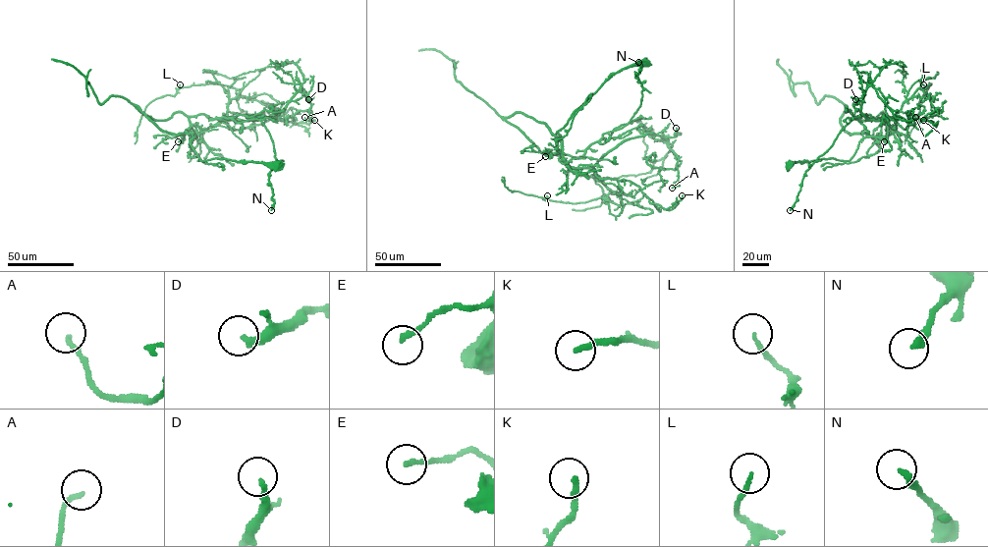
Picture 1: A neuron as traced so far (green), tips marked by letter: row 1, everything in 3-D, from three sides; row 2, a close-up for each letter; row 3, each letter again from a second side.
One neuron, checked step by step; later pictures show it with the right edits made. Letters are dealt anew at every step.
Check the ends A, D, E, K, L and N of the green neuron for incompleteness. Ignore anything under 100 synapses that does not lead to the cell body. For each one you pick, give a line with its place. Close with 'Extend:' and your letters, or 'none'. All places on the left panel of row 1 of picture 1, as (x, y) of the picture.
Extend: none

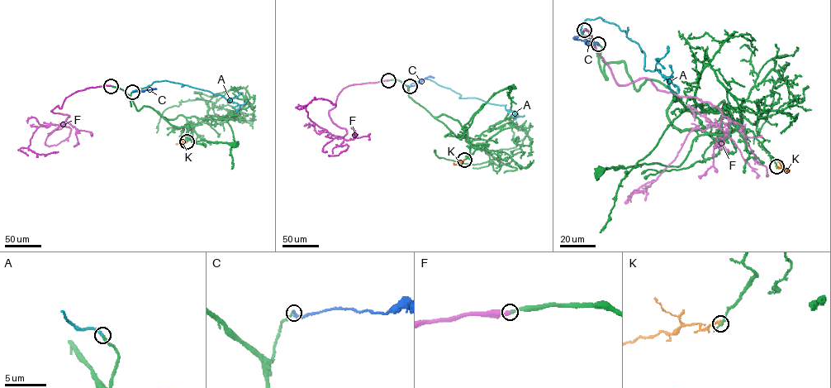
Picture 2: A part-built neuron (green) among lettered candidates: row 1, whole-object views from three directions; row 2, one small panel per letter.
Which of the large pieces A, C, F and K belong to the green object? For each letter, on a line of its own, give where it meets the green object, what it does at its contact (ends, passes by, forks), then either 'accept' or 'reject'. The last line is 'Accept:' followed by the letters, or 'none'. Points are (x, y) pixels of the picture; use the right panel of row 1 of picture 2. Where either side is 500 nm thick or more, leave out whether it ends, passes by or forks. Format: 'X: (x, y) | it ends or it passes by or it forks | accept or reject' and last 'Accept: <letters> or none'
A: (598, 44) | it ends | accept
C: (598, 44) | it ends | reject
F: (584, 30) | it ends | accept
K: (776, 166) | it ends | reject
Accept: A, F

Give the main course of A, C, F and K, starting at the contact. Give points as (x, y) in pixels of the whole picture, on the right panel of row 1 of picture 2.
A: (598, 44), (581, 32), (586, 19), (628, 28), (645, 70), (671, 77), (669, 64)
C: (598, 44), (586, 43), (576, 37)
F: (584, 30), (619, 85), (648, 78), (722, 114), (719, 125), (693, 128), (656, 179), (628, 197), (646, 190)
K: (776, 166), (785, 168), (788, 171), (785, 171)

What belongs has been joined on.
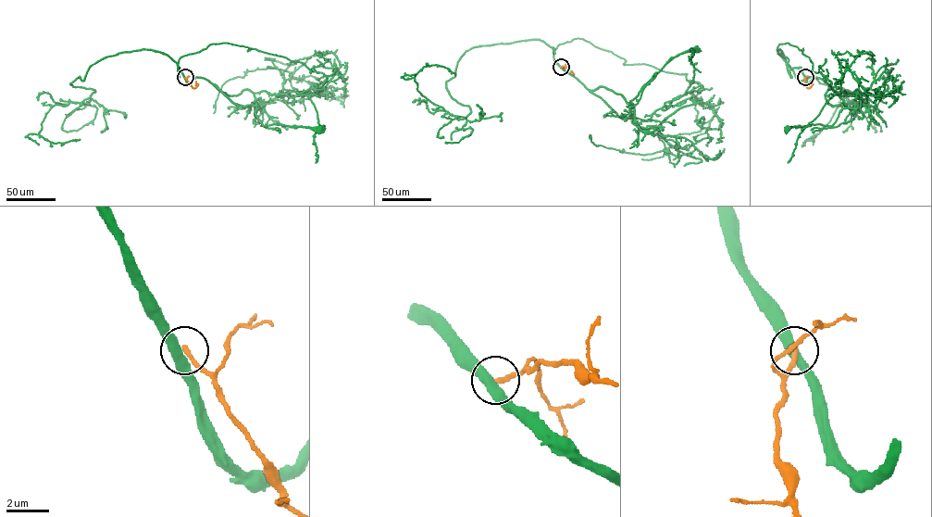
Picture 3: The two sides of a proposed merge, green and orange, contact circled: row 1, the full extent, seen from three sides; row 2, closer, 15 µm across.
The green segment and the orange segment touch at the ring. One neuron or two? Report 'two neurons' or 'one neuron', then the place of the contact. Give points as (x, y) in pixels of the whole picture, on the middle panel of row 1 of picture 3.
two neurons | (561, 67)

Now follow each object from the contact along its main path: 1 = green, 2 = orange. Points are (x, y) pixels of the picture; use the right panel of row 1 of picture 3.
1: (805, 78), (808, 83), (813, 77), (825, 81), (828, 84), (827, 103), (846, 107), (832, 125), (788, 129)
2: (805, 77), (808, 88), (810, 81)

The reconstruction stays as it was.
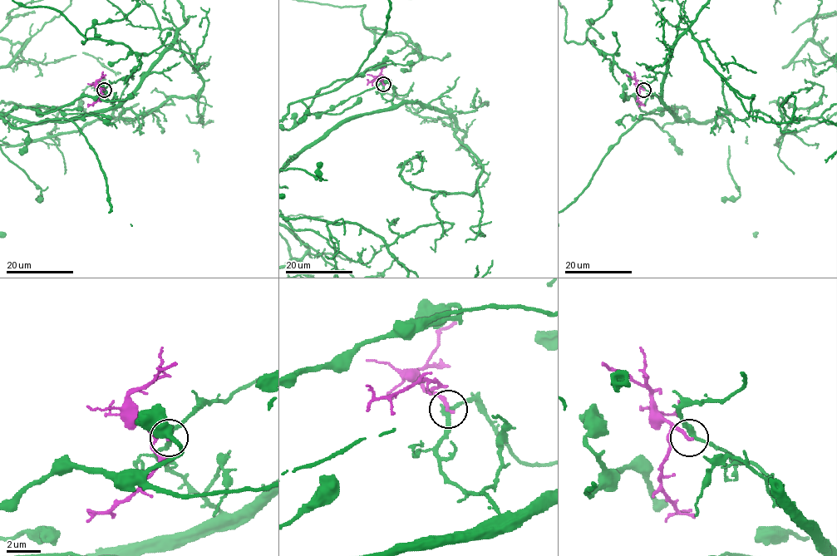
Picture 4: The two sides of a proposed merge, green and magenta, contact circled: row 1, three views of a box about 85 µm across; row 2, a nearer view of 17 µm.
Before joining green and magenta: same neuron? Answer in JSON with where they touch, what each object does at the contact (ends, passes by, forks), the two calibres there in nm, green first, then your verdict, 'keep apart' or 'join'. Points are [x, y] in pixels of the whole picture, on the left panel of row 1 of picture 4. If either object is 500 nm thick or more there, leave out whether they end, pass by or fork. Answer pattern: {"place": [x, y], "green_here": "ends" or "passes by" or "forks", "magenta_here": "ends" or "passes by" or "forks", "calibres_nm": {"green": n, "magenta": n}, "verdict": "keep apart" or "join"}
{"place": [104, 90], "green_here": "passes by", "magenta_here": "ends", "calibres_nm": {"green": 320, "magenta": 240}, "verdict": "keep apart"}

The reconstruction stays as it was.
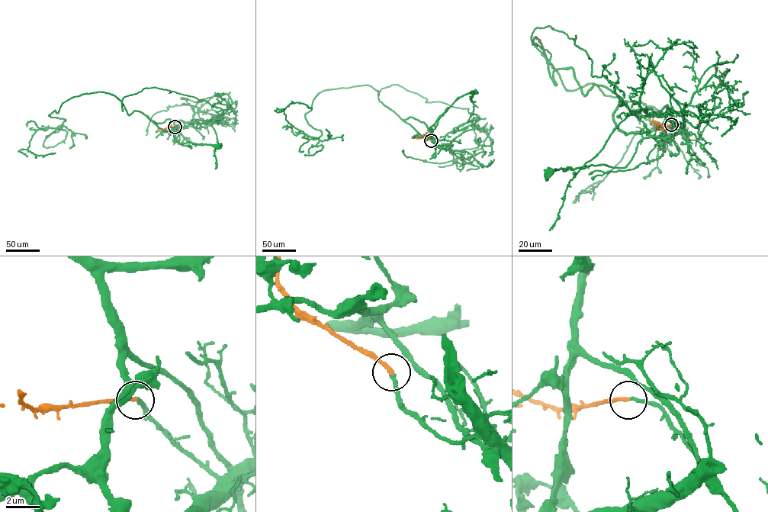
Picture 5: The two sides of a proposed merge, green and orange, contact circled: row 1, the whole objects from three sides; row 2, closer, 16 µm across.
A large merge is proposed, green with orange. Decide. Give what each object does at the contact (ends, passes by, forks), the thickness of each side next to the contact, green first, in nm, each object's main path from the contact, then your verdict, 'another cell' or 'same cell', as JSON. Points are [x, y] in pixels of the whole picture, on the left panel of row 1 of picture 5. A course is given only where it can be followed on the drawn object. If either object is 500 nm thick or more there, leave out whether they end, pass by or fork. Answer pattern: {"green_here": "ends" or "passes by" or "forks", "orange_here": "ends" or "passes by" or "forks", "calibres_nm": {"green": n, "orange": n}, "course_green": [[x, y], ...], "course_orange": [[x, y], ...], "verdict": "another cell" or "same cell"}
{"green_here": "ends", "orange_here": "ends", "calibres_nm": {"green": 200, "orange": 240}, "course_green": [[175, 127], [178, 130], [174, 135], [179, 143], [218, 146]], "course_orange": [[175, 127], [158, 129]], "verdict": "same cell"}

